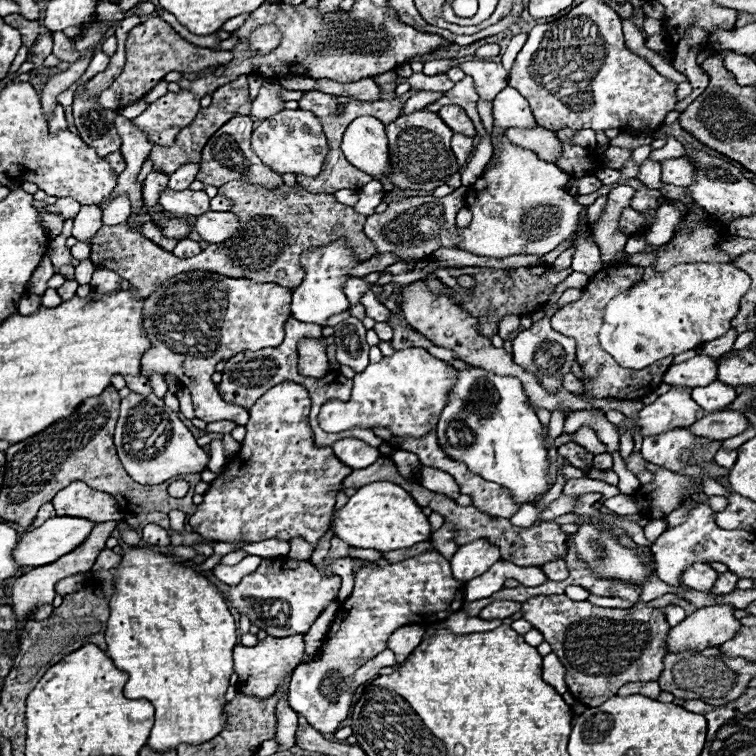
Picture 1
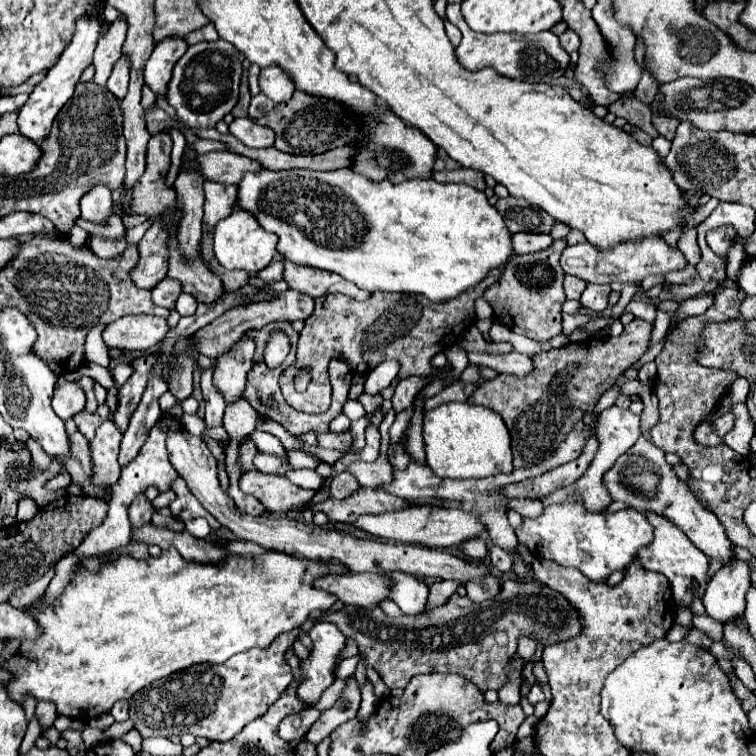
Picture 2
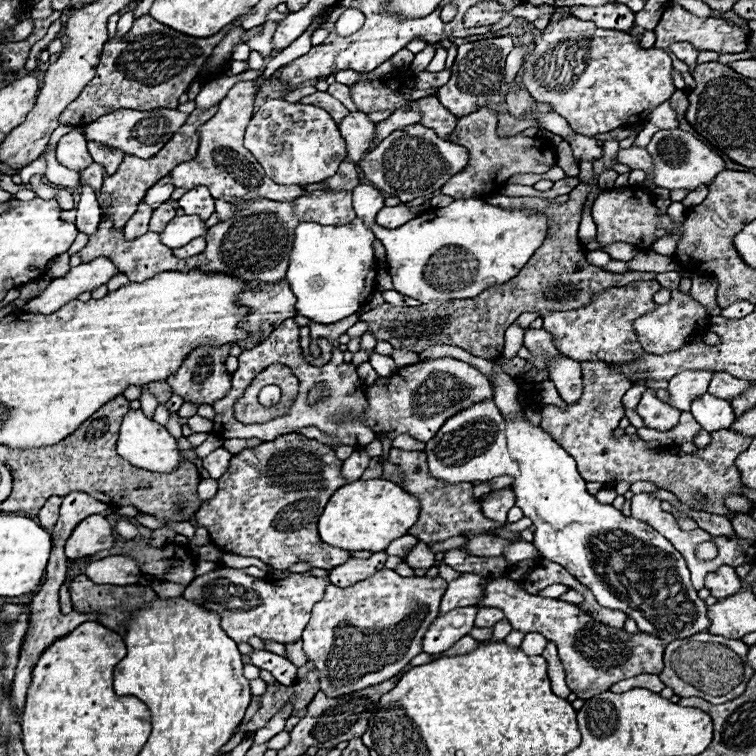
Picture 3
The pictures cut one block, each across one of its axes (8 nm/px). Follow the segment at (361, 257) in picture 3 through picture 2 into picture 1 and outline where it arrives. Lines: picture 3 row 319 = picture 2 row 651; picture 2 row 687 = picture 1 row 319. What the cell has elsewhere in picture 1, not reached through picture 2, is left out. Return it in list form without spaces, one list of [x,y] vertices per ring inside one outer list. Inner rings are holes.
[[[340,236],[338,240],[320,246],[310,248],[302,252],[300,264],[304,268],[304,280],[300,286],[292,290],[292,316],[300,322],[326,326],[328,318],[334,314],[340,314],[350,308],[350,302],[344,294],[344,284],[350,280],[348,272],[360,264],[360,260],[354,254],[354,248],[348,246],[348,238]]]

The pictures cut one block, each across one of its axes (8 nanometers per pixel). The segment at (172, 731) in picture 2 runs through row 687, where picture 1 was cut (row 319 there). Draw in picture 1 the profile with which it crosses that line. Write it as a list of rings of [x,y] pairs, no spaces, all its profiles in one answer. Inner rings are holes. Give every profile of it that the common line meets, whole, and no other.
[[[182,272],[180,276],[166,280],[154,294],[144,300],[144,328],[148,328],[152,348],[142,356],[142,376],[148,376],[152,372],[174,374],[180,384],[192,392],[196,418],[204,422],[232,420],[244,426],[248,422],[248,412],[220,398],[218,388],[212,382],[212,374],[216,372],[216,364],[220,360],[228,360],[238,352],[280,346],[280,342],[284,340],[284,324],[292,316],[288,308],[292,300],[290,296],[292,290],[272,282],[256,284],[252,280],[226,278],[214,272]]]

